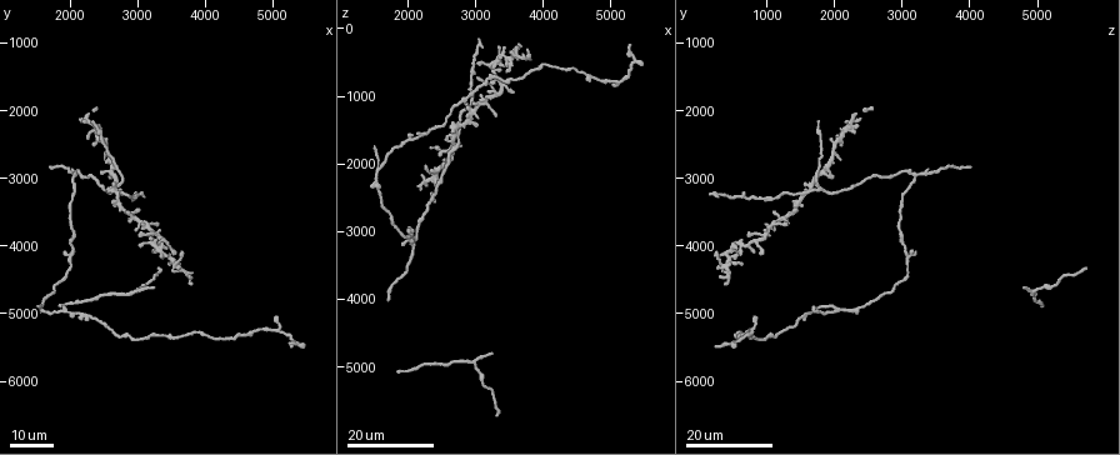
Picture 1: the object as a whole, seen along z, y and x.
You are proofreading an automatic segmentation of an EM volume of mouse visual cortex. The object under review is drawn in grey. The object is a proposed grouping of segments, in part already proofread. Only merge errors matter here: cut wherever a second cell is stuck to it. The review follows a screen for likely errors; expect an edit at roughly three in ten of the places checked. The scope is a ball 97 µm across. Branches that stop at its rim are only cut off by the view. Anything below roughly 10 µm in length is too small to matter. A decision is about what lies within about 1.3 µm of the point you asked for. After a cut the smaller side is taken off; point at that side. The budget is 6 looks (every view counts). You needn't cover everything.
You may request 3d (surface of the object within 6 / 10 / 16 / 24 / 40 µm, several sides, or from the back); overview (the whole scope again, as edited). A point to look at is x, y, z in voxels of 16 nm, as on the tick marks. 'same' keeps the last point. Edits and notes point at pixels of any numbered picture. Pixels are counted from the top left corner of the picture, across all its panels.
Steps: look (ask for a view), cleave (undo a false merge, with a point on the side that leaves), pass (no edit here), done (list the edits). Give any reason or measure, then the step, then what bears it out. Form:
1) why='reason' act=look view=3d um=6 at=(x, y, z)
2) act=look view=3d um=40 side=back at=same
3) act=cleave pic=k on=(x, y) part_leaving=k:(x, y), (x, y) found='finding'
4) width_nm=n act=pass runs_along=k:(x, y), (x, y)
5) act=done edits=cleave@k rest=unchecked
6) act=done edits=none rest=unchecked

act=look view=3d um=16 at=(2700, 3150, 1800)

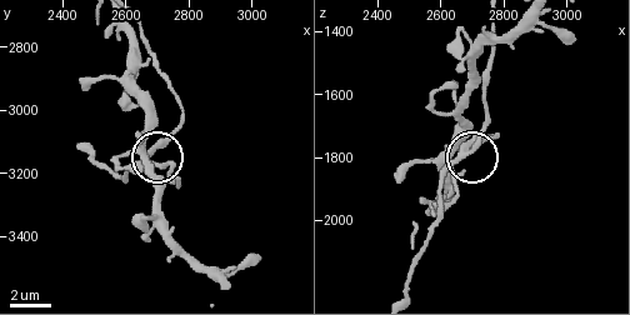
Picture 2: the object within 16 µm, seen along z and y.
act=look view=3d um=6 at=same

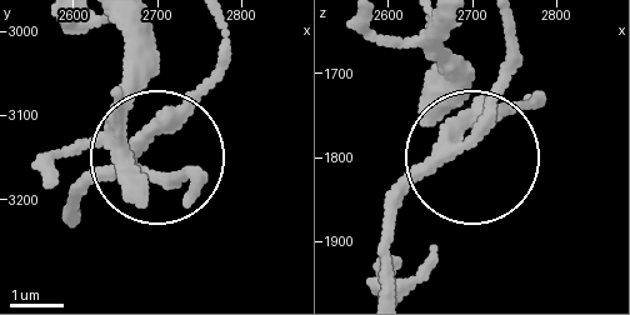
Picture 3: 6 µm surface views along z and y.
act=look view=3d um=6 side=back at=same

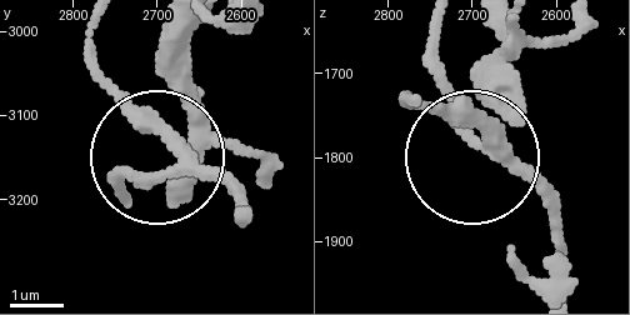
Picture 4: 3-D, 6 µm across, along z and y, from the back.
width_nm=280 act=pass runs_along=4:(253, 211), (173, 170), (96, 81) found='continuous, no second cell'

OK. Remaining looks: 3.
why='four arms meet' act=look view=3d um=24 at=(2000, 4150, 3100)

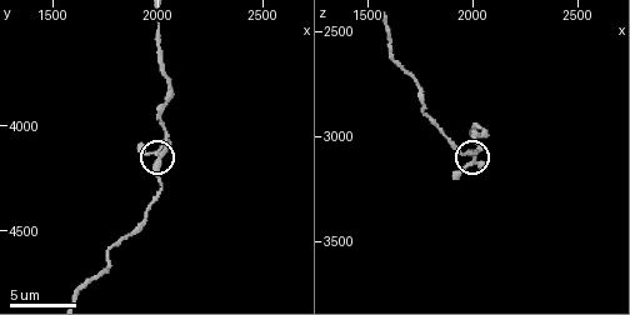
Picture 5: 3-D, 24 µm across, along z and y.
act=look view=3d um=6 at=same

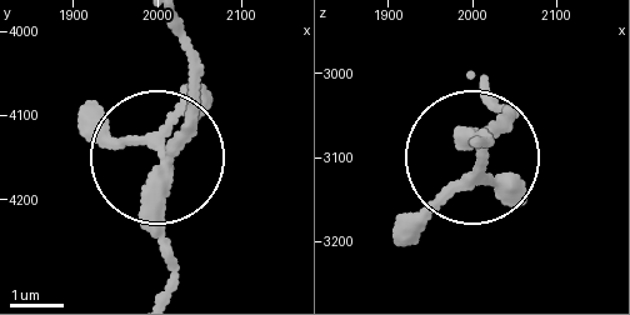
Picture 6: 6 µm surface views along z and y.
arms=4 act=pass found='one cell here'

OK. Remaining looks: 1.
act=done edits=none rest=unchecked

